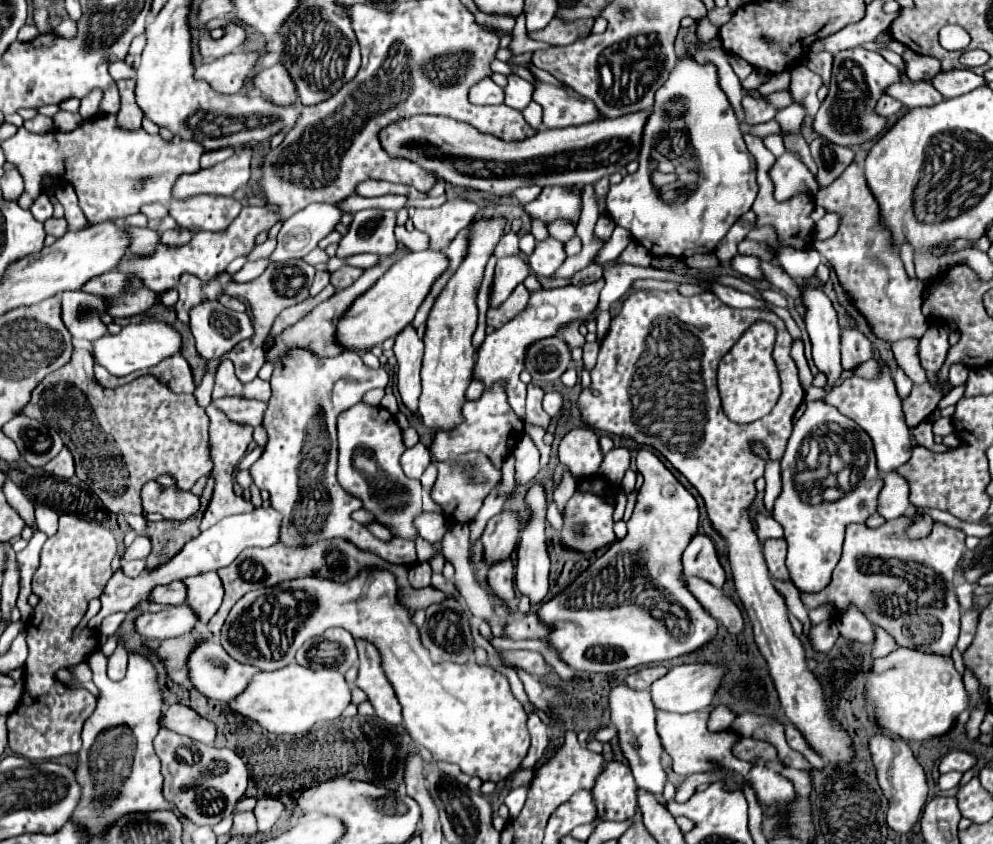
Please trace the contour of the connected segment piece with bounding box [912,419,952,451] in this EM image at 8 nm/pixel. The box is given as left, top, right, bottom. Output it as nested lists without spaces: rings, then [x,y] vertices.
[[[924,419],[918,427],[914,427],[912,431],[912,437],[918,445],[930,449],[930,451],[950,451],[952,447],[946,447],[946,445],[936,445],[934,439],[932,439],[932,425],[930,425],[930,419]]]

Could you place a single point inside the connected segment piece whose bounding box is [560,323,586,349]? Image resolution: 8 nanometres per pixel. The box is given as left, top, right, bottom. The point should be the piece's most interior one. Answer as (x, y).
(572, 336)

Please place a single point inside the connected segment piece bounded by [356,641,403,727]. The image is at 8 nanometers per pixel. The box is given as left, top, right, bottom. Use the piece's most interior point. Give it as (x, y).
(371, 680)

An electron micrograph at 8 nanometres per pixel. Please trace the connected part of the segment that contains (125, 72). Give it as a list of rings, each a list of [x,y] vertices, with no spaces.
[[[116,61],[114,65],[110,65],[110,75],[118,81],[118,79],[136,79],[136,69],[132,65],[128,65],[126,61]]]

